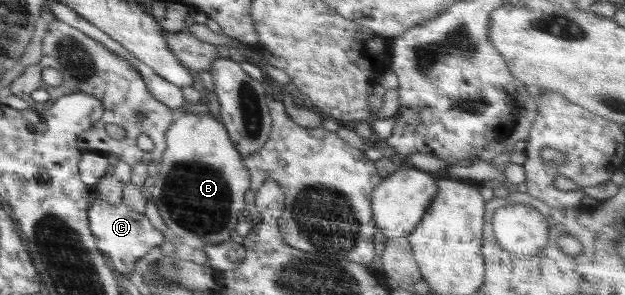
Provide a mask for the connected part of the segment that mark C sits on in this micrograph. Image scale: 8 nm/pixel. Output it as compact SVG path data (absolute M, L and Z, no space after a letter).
M96 198L92 207L88 209L88 220L96 246L105 253L110 266L122 274L131 274L138 259L145 257L147 253L156 255L162 243L167 242L167 237L151 224L144 213L137 212L122 201L118 204L109 204Z

